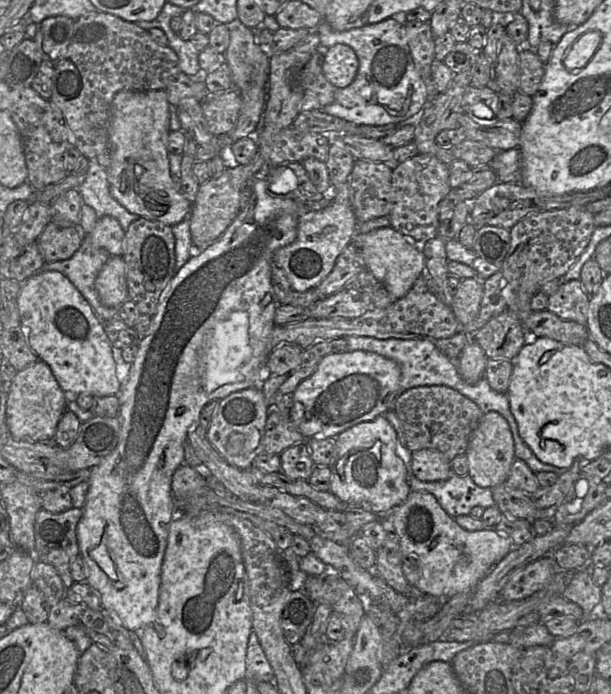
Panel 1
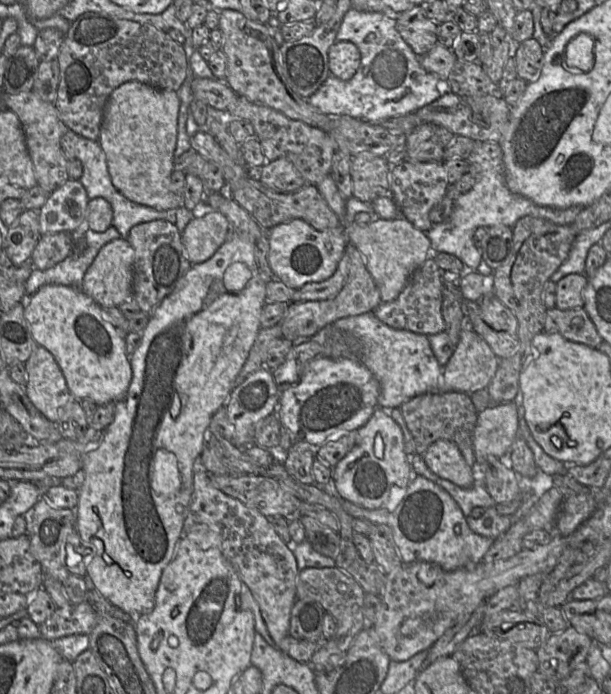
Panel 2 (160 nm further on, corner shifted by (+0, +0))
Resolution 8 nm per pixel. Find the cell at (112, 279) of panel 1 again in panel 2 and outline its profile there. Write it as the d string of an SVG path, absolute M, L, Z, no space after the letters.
M115 239L104 245L86 271L80 290L101 308L119 307L132 298L134 251L127 239Z

